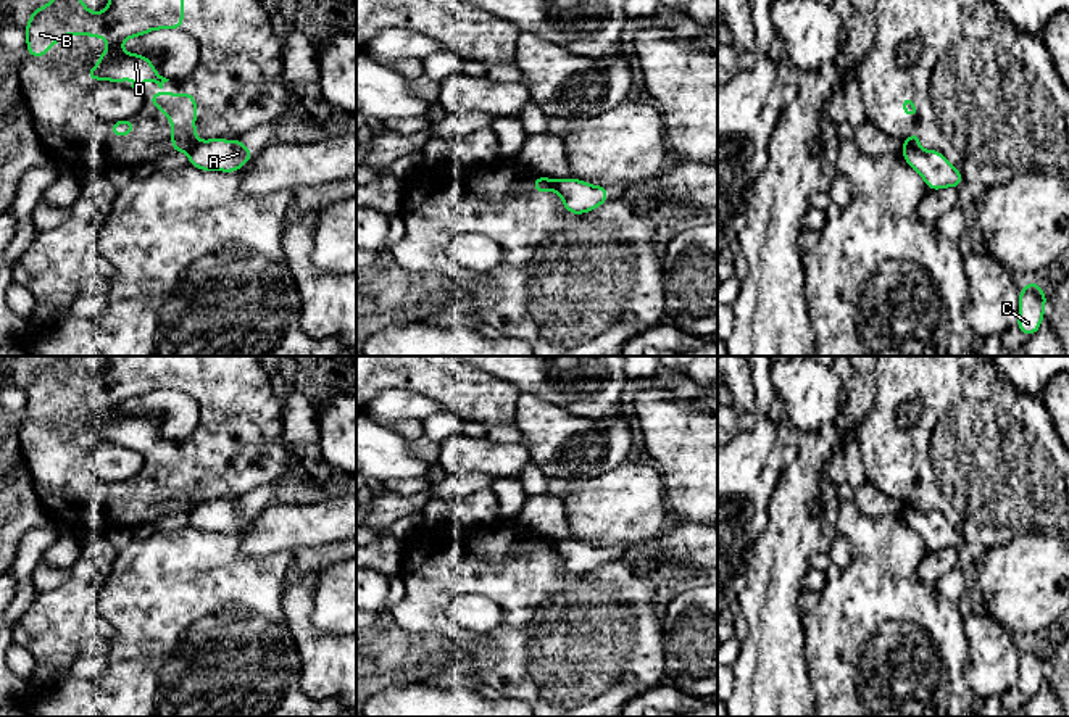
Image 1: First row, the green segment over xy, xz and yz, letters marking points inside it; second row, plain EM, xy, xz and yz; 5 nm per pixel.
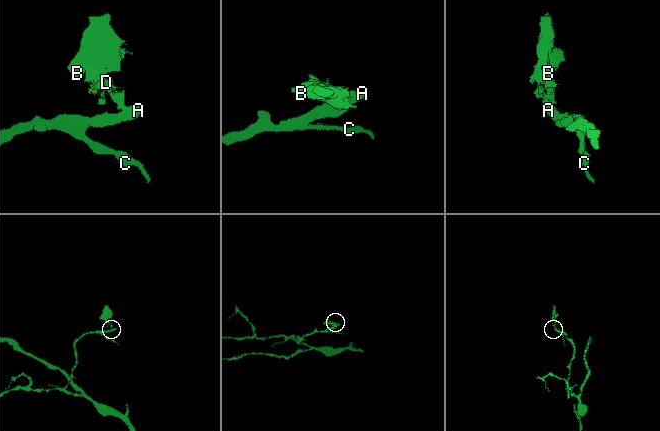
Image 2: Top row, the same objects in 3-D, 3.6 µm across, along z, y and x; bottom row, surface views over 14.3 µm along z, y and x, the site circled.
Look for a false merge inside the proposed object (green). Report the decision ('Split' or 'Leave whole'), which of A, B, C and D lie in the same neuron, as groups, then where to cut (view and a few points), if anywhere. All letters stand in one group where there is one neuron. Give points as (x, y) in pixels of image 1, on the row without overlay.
Split. Groups: A C / B D. Split along xz (553, 542), (557, 551)

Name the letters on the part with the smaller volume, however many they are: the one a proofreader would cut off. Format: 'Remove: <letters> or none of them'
Remove: B, D

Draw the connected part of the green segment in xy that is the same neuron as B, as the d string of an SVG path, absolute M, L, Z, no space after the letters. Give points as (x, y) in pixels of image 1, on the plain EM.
M56 356L48 366L35 369L24 388L29 419L48 416L48 406L63 403L68 393L106 398L108 409L98 417L98 425L84 433L85 438L123 446L124 438L131 437L134 440L131 448L144 458L140 441L145 437L163 450L169 440L152 429L155 422L137 414L124 414L119 406L153 390L184 392L184 356L108 356L108 359L110 367L97 375L87 371L79 356Z

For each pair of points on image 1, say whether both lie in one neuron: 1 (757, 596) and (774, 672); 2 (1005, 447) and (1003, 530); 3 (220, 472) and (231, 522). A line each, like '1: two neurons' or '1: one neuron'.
1: one neuron
2: one neuron
3: two neurons

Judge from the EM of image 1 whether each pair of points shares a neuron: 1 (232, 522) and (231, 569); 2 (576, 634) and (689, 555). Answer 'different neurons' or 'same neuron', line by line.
1: different neurons
2: different neurons

